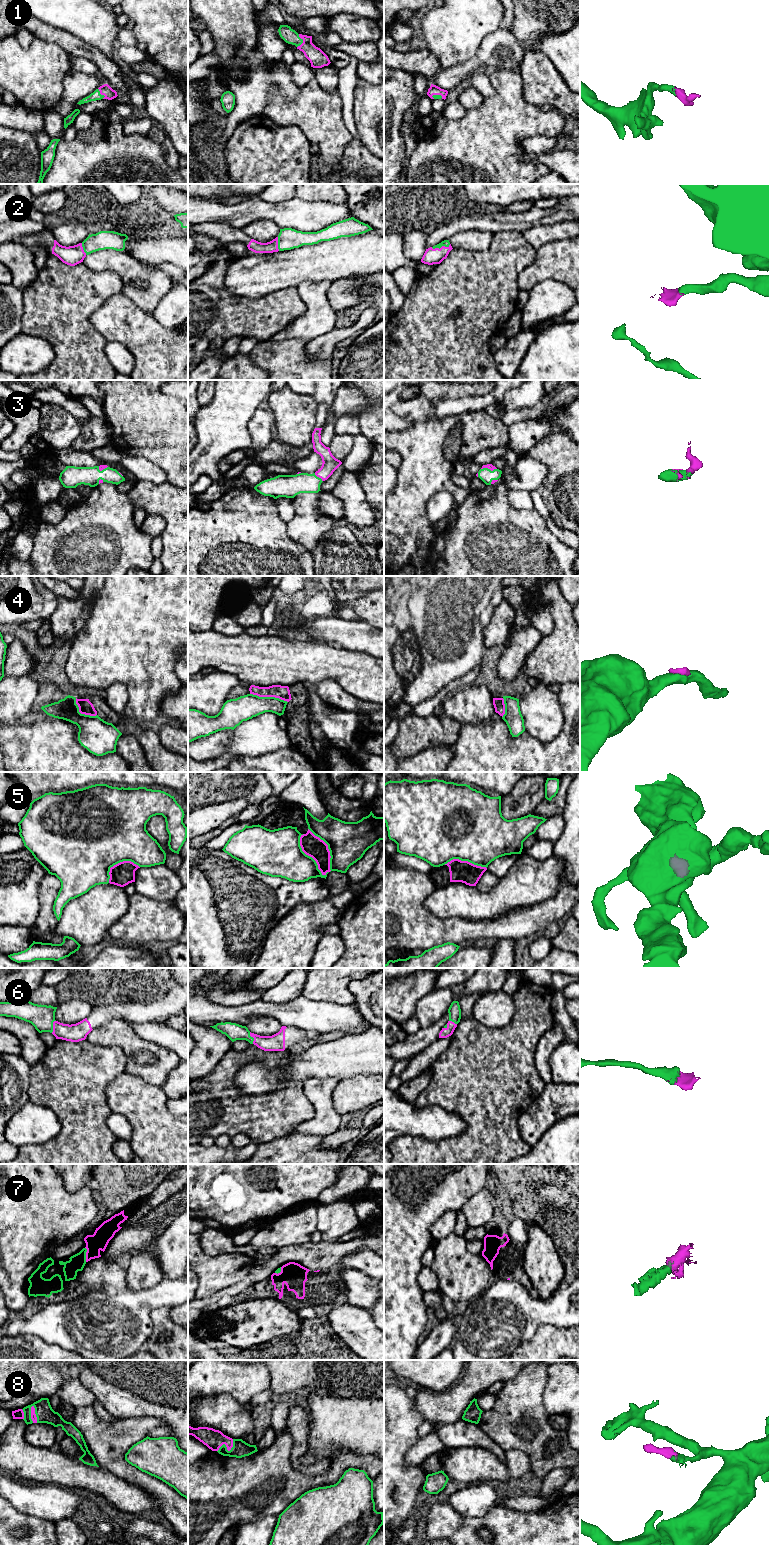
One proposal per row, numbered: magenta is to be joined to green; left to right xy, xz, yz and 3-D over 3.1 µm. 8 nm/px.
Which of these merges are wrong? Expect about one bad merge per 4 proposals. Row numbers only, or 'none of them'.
4, 5

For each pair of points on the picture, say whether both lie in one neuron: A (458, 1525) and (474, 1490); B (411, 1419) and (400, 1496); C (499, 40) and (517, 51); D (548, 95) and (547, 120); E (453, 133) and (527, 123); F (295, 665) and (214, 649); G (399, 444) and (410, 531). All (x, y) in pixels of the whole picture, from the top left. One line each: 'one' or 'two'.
A: two
B: one
C: one
D: two
E: one
F: one
G: one

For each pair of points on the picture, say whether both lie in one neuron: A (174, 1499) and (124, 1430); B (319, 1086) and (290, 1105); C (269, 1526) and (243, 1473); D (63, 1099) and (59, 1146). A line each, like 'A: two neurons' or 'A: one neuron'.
A: one neuron
B: two neurons
C: two neurons
D: one neuron

